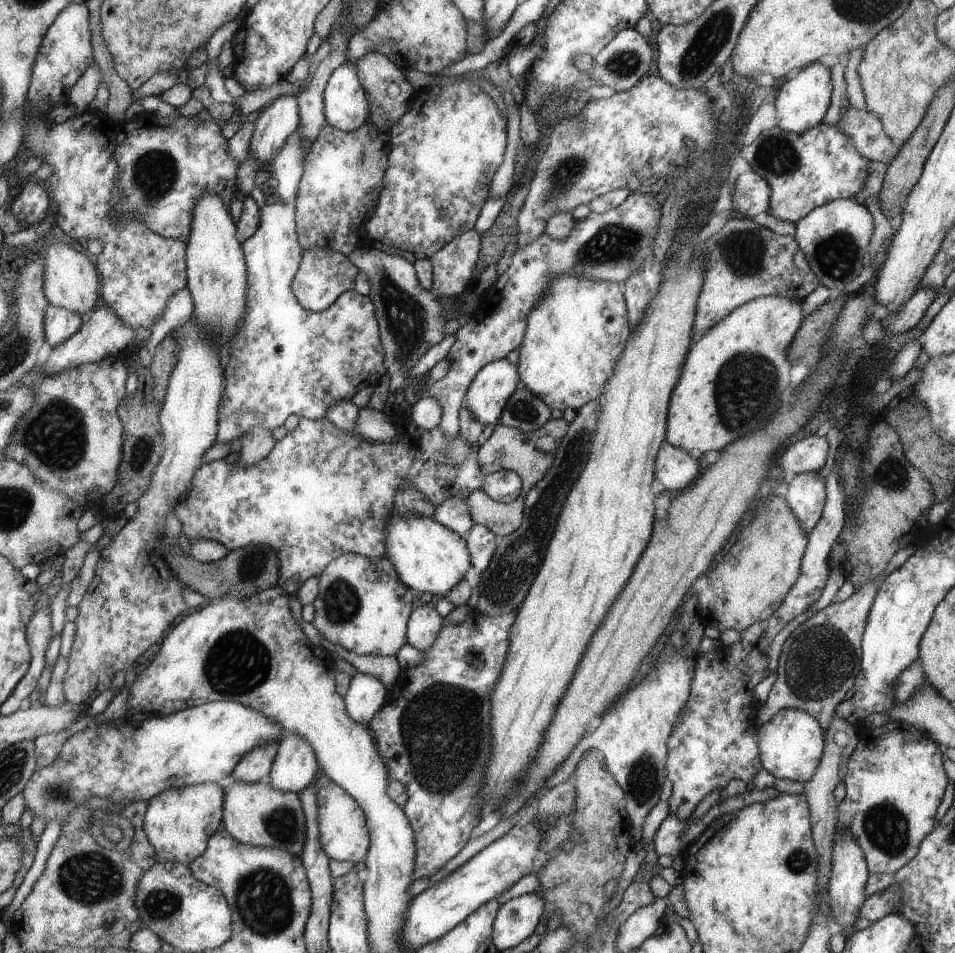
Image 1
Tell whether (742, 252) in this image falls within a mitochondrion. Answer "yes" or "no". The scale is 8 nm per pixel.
yes

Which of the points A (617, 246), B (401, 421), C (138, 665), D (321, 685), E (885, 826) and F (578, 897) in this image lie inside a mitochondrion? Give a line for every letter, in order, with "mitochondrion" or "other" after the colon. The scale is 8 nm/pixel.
A: mitochondrion
B: other
C: other
D: other
E: mitochondrion
F: mitochondrion

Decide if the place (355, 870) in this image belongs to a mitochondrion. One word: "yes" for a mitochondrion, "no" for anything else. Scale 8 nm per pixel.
no

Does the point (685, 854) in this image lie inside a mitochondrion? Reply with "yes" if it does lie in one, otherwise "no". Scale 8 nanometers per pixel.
no

